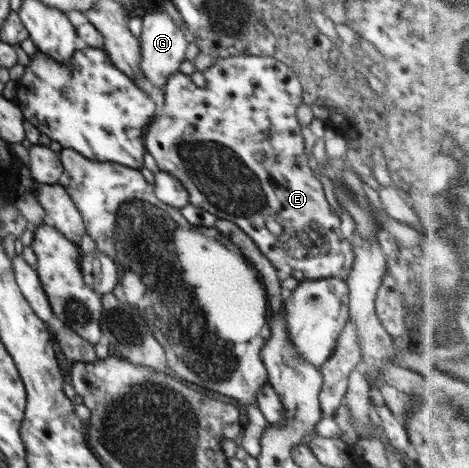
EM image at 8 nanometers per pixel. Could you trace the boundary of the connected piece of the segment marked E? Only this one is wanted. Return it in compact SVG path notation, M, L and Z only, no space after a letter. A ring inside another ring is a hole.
M240 53L239 55L220 58L212 66L203 69L202 72L206 80L204 87L198 87L187 74L180 72L174 73L164 86L165 103L162 114L155 116L147 126L144 137L145 149L154 157L160 171L167 172L180 180L184 188L188 191L190 204L200 207L202 210L208 210L210 214L214 214L218 219L229 221L238 227L240 231L243 231L256 244L260 253L265 258L268 258L268 261L277 270L286 272L288 276L296 278L300 282L324 277L336 277L346 281L352 268L353 259L355 258L353 248L342 235L339 214L328 203L316 171L312 171L308 166L304 148L304 137L302 137L302 131L300 131L301 124L296 116L298 107L303 102L302 86L300 86L298 77L294 74L292 68L288 68L286 64L271 56L245 55ZM257 152L265 154L266 159L264 161L258 161L254 157L254 154Z

